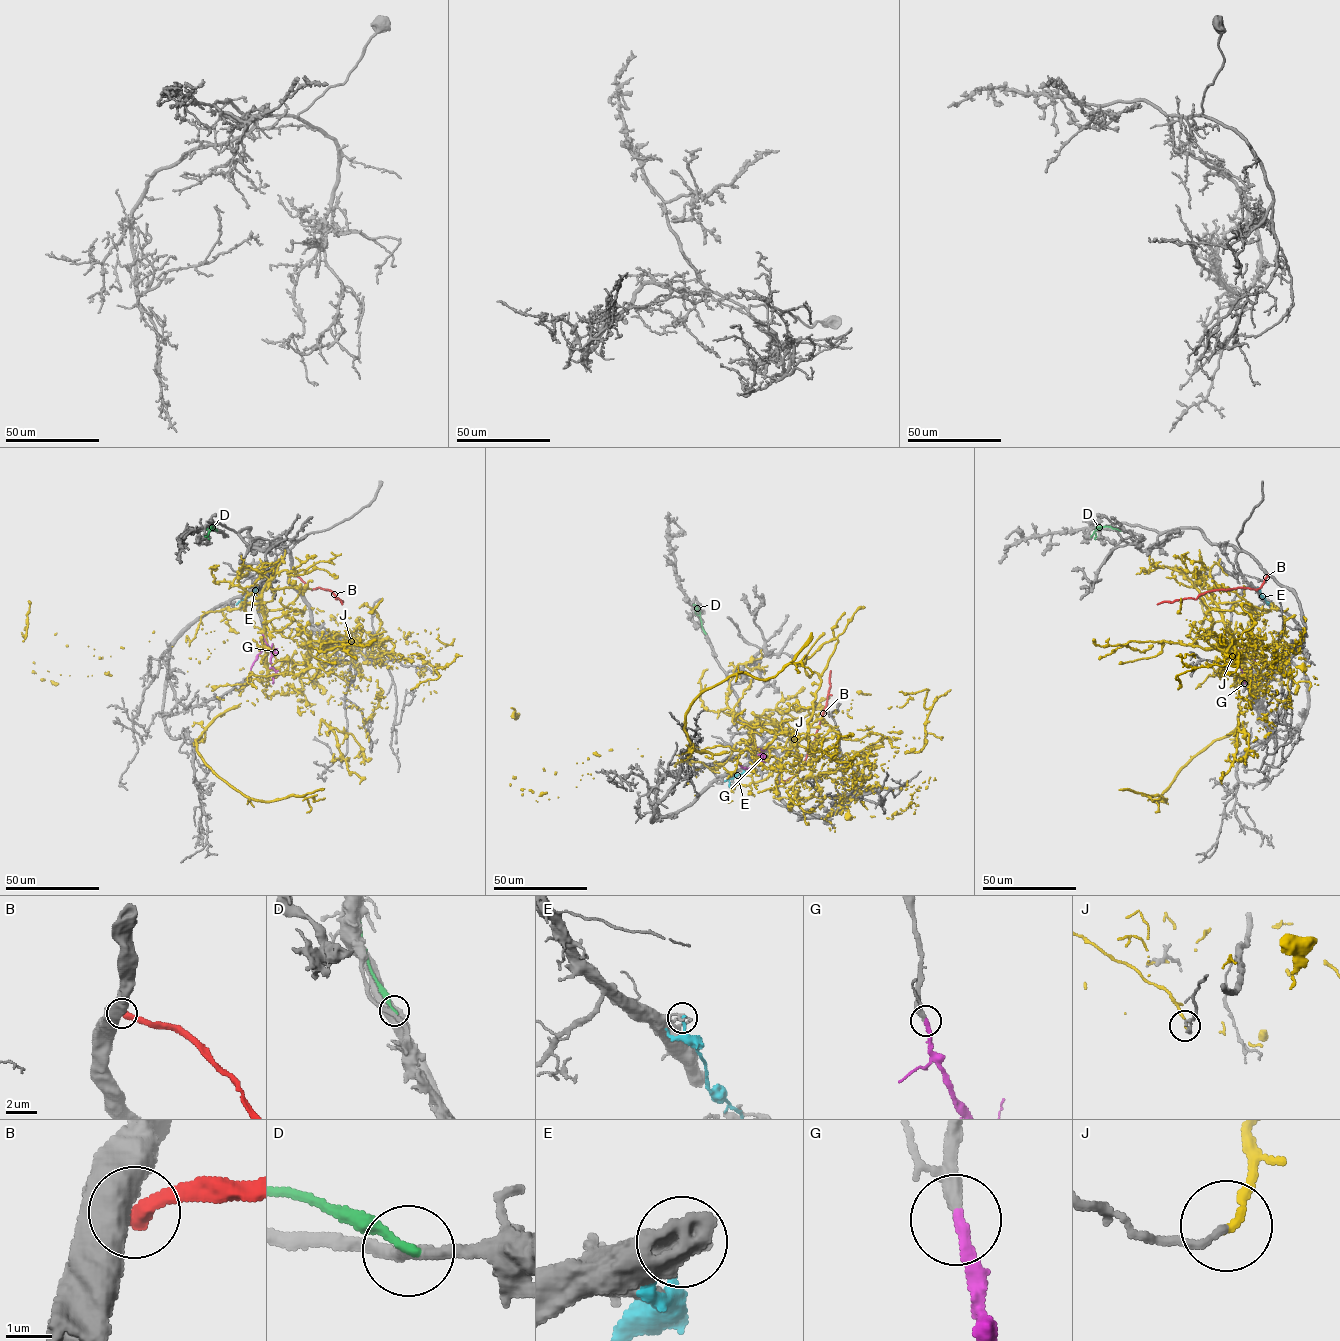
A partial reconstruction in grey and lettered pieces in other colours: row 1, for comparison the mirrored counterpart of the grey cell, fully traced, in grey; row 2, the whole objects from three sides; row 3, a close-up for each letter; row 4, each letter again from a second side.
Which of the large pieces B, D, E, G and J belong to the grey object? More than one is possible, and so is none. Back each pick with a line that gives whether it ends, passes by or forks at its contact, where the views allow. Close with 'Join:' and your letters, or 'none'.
G: It ends there
Join: G

